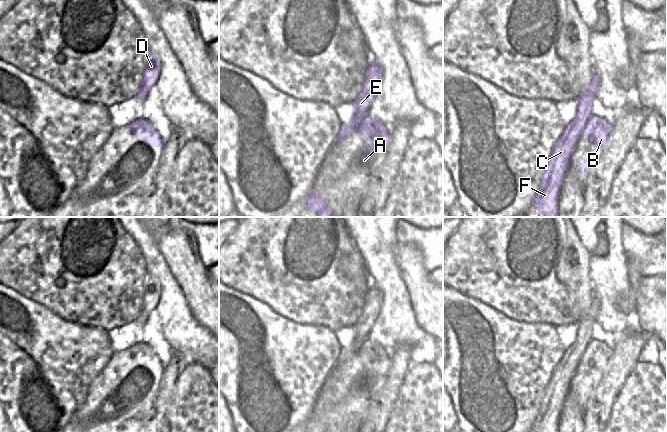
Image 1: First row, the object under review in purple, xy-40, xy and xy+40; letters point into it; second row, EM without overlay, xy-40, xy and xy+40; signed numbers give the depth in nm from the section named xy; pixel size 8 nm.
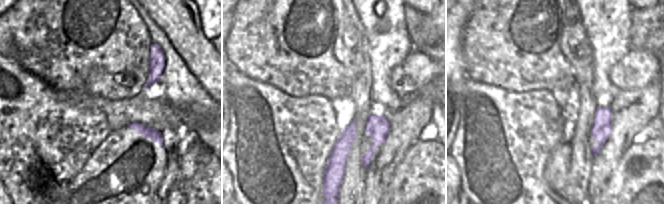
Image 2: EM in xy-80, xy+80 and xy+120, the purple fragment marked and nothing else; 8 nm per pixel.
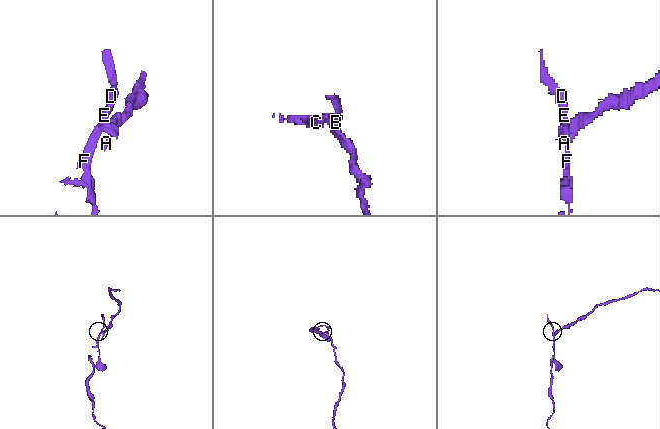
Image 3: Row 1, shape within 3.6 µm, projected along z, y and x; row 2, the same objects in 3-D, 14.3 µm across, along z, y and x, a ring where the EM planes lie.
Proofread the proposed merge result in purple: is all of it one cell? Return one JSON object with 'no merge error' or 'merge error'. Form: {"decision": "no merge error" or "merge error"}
{"decision": "merge error"}

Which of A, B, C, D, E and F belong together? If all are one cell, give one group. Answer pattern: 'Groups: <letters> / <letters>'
Groups: A B / C D E F

